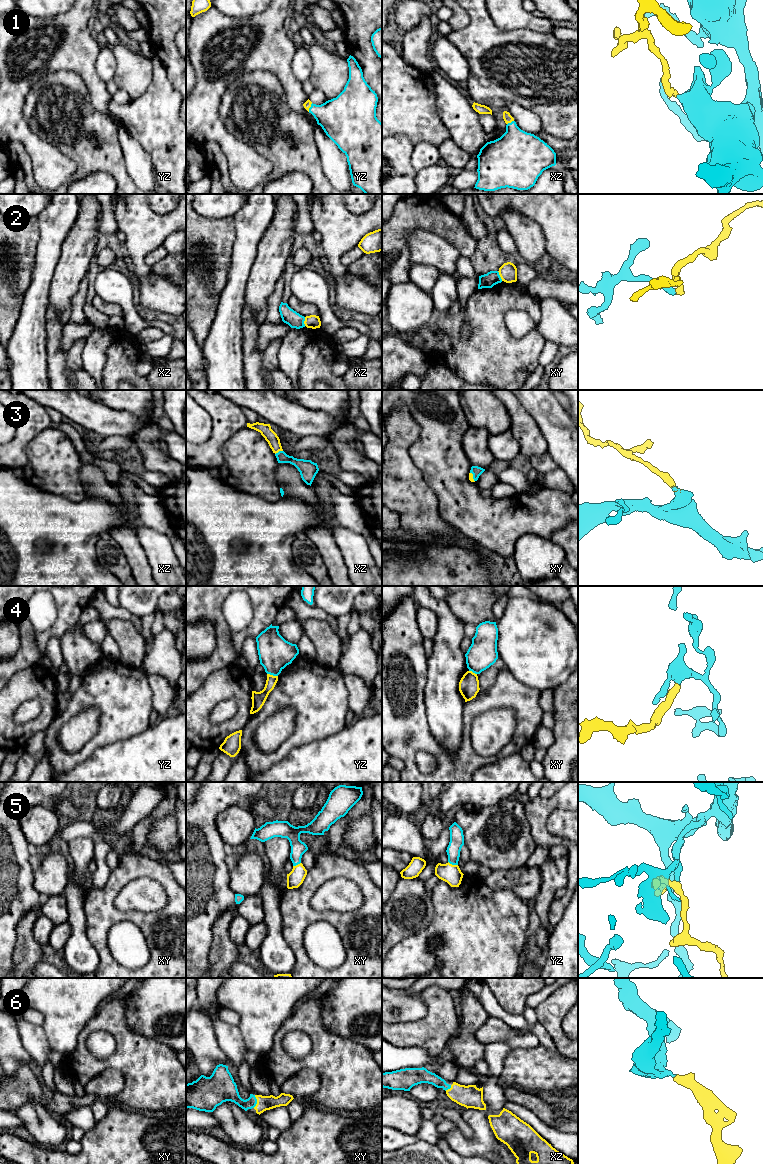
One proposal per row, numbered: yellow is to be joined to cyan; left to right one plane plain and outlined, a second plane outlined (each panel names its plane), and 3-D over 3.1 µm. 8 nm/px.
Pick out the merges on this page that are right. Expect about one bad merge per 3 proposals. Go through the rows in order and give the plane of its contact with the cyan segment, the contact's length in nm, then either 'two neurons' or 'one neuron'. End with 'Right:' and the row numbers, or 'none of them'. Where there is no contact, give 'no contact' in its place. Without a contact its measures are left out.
1: contact in yz; length 80 nm; one neuron
2: contact in xy; length 90 nm; two neurons
3: contact in xz; length 70 nm; one neuron
4: contact in yz; length 90 nm; two neurons
5: contact in yz; length 90 nm; one neuron
6: contact in xy; length 110 nm; one neuron
Right: 1, 3, 5, 6

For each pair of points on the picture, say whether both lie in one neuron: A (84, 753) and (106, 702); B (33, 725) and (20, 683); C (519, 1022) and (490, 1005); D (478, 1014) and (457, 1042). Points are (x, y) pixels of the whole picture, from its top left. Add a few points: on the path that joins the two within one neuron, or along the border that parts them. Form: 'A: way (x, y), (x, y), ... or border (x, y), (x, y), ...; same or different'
A: way (97, 740), (107, 730), (107, 715); same
B: way (45, 714), (45, 702), (32, 689); same
C: way (512, 1021), (497, 1011); same
D: way (471, 1021), (464, 1035); same

